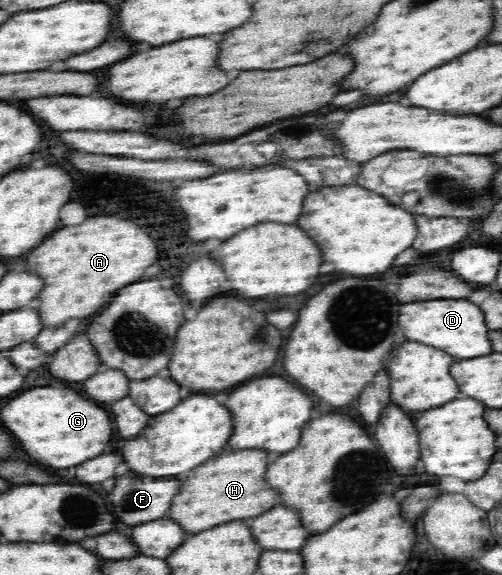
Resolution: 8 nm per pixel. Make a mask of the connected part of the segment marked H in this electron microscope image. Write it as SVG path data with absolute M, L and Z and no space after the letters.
M242 450L240 454L222 452L210 458L196 466L196 470L190 470L170 506L170 518L186 532L198 534L224 522L264 514L264 510L272 508L272 490L264 490L264 470L268 464L268 454L260 454L260 450Z

